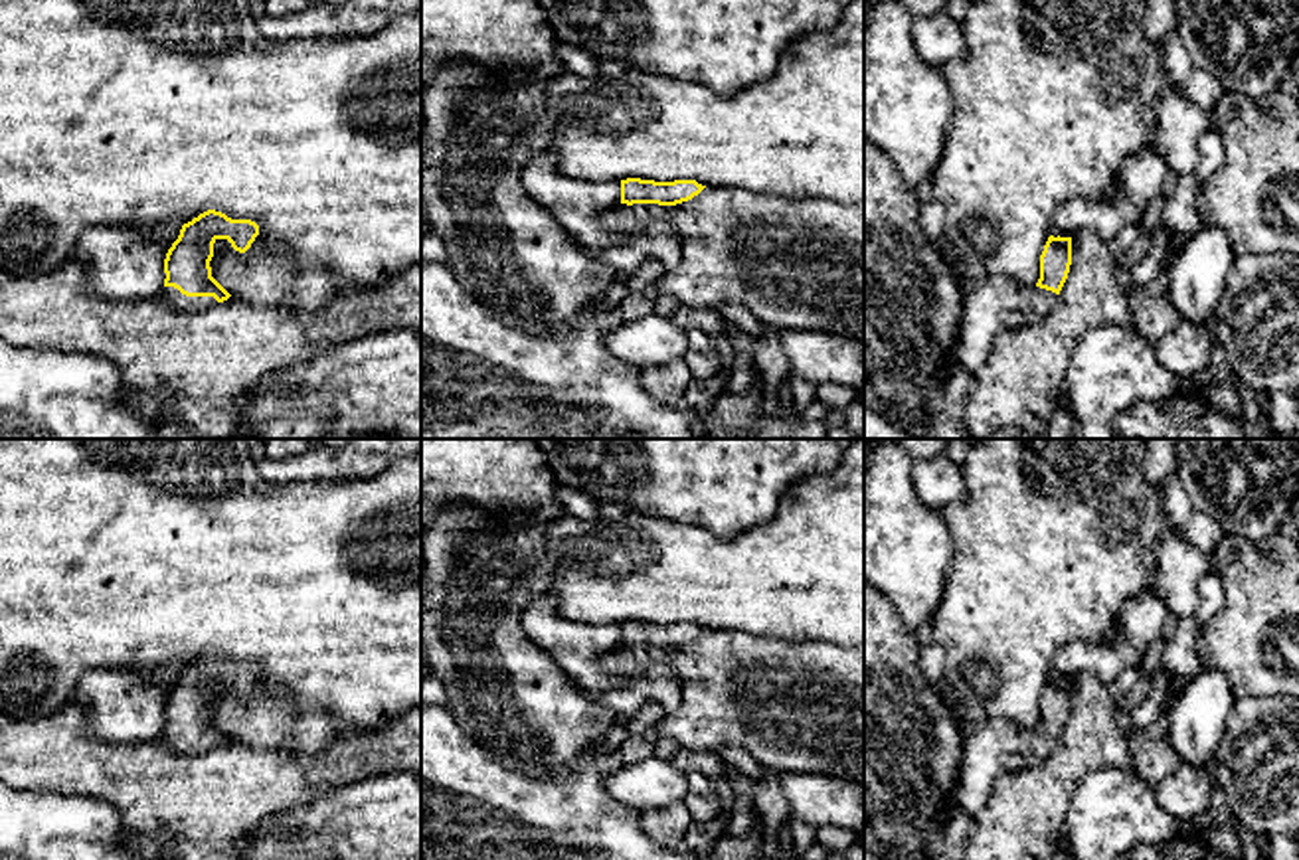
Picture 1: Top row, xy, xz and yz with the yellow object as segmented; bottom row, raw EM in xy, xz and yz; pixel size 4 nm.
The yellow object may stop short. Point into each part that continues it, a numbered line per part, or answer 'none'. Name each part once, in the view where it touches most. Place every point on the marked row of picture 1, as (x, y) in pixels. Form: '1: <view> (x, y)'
1: xy (174, 297)

